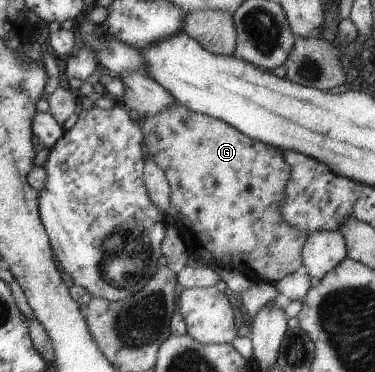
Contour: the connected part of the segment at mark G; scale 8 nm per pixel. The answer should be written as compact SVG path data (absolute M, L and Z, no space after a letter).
M180 103L159 114L146 116L142 130L146 155L152 156L169 180L170 204L179 214L177 220L171 221L178 228L190 256L194 255L208 267L223 264L240 271L253 282L270 284L296 273L303 266L302 249L308 234L291 228L279 210L285 184L291 175L291 166L285 161L283 150L252 140L223 120L192 112Z

